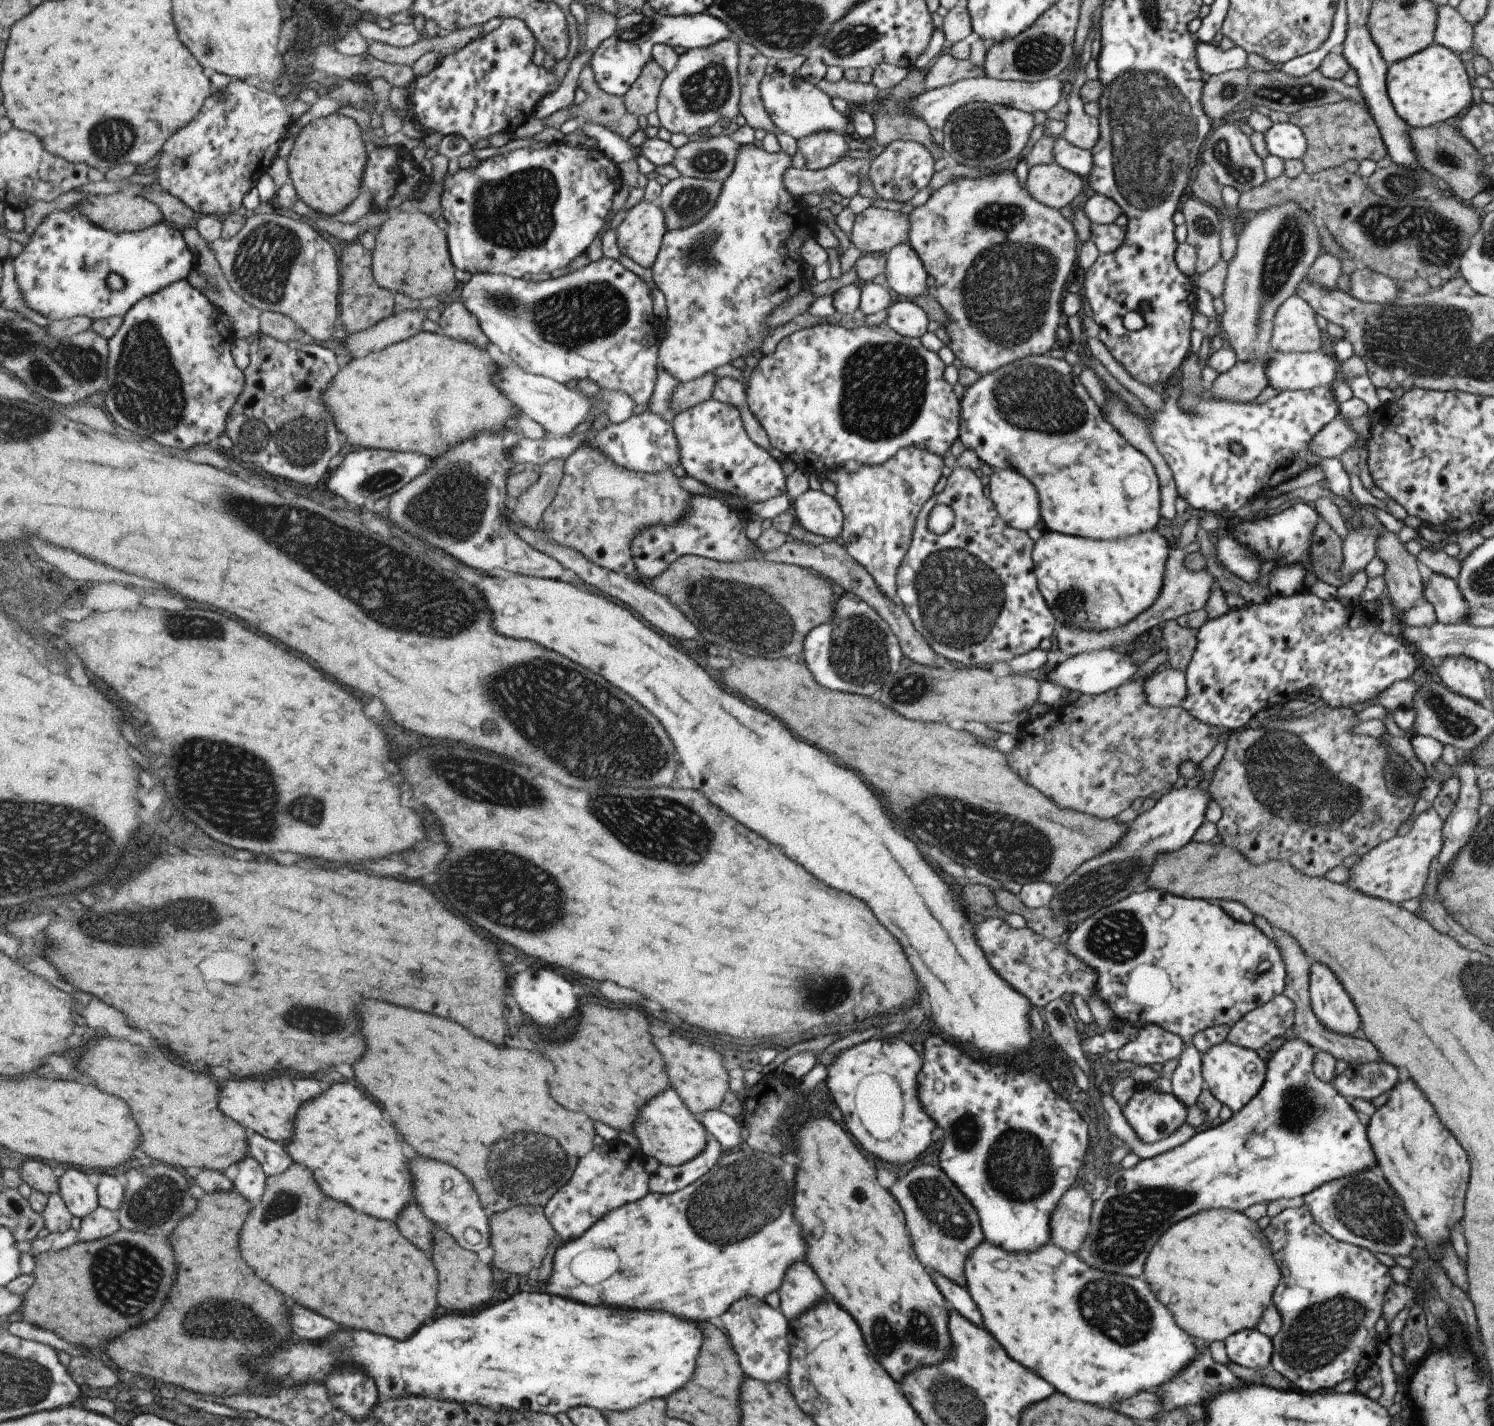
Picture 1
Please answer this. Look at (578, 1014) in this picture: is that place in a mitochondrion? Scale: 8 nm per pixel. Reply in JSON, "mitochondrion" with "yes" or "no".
{"mitochondrion":"no"}

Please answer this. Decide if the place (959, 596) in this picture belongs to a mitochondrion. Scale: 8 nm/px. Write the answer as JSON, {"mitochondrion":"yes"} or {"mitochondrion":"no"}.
{"mitochondrion":"yes"}

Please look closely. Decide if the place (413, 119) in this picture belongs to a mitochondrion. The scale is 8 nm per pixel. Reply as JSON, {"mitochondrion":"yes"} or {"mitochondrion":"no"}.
{"mitochondrion":"no"}

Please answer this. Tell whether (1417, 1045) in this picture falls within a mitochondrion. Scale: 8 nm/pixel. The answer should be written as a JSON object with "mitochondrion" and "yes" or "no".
{"mitochondrion":"no"}

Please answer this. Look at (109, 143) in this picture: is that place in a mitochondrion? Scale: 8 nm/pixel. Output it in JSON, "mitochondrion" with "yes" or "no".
{"mitochondrion":"yes"}

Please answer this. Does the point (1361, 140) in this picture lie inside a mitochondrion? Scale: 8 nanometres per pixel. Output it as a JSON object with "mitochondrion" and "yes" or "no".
{"mitochondrion":"no"}

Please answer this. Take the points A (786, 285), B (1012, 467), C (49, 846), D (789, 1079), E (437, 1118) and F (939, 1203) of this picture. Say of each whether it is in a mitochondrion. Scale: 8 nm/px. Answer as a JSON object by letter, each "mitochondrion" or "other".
{"A":"other","B":"other","C":"mitochondrion","D":"other","E":"other","F":"mitochondrion"}

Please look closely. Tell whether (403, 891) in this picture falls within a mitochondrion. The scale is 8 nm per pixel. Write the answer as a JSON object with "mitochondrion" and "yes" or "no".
{"mitochondrion":"no"}

